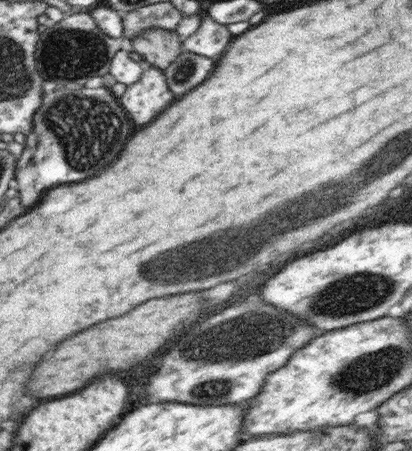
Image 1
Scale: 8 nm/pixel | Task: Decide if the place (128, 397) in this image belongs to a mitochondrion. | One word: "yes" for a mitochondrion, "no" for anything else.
no

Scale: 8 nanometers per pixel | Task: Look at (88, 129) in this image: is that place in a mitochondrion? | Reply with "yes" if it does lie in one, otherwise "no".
yes

